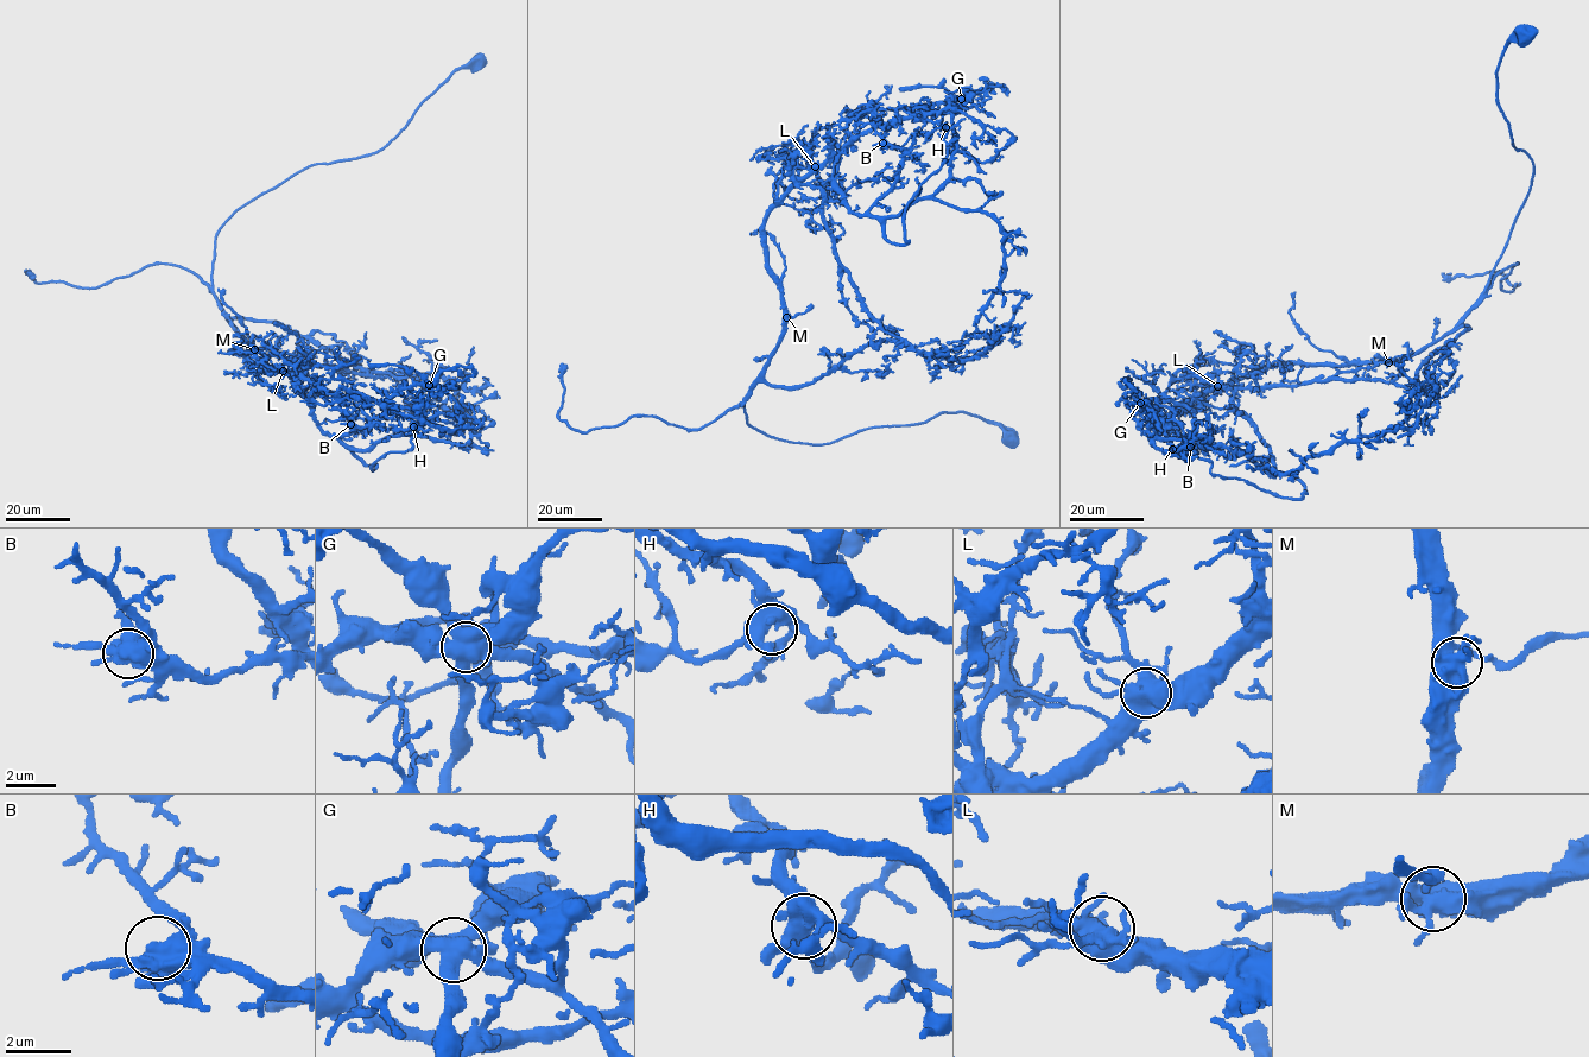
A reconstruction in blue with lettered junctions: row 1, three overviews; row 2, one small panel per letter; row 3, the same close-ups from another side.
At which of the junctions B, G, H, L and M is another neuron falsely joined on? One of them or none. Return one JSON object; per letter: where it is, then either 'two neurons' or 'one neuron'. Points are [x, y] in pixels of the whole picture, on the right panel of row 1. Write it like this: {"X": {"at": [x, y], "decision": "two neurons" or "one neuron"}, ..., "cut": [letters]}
{"B": {"at": [1190, 447], "decision": "one neuron"}, "G": {"at": [1140, 403], "decision": "one neuron"}, "H": {"at": [1172, 449], "decision": "one neuron"}, "L": {"at": [1217, 386], "decision": "one neuron"}, "M": {"at": [1388, 362], "decision": "one neuron"}, "cut": []}

